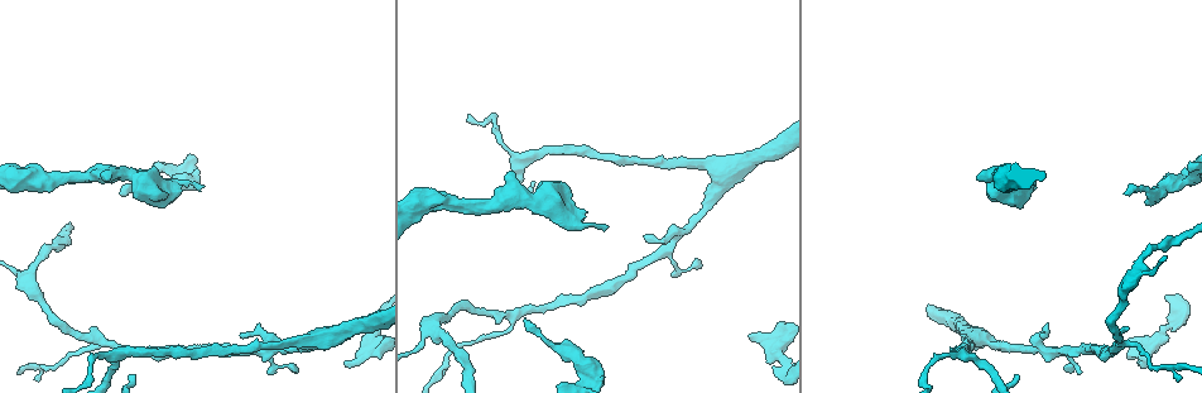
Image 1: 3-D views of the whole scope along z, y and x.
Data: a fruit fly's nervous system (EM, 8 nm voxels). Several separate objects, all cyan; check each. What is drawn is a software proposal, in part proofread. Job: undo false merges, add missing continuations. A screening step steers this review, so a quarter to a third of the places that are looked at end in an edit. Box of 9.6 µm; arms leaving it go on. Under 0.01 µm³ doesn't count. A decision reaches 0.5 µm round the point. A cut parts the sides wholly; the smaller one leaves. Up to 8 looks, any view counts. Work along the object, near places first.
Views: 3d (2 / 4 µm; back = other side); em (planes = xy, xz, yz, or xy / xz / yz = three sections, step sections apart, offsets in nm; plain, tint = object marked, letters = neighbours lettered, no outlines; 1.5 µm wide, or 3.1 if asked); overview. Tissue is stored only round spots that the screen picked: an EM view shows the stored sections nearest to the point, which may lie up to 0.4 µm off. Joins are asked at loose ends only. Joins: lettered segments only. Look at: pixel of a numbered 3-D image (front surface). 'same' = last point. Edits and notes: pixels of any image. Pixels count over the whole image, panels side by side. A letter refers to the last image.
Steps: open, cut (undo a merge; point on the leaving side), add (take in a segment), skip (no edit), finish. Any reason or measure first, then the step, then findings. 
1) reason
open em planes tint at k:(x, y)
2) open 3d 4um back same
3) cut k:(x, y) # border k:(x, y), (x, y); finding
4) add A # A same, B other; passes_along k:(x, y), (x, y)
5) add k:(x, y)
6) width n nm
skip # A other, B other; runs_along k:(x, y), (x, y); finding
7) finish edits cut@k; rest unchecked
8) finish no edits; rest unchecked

free end
open em planes plain at 1:(751, 334)

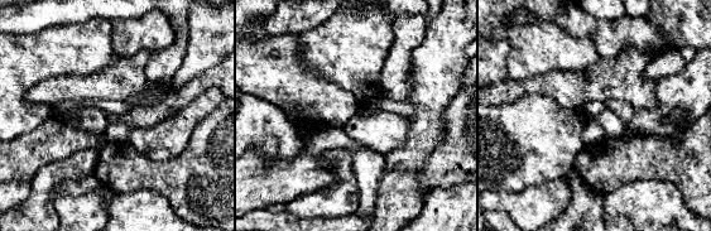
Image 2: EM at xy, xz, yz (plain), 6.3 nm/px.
open em planes letters same

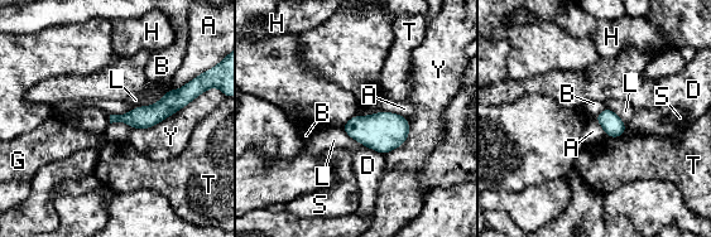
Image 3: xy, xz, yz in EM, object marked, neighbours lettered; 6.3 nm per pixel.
longest_contact B 420 nm
skip # A other, B other, D other, G other, H other, L other, S other, T other, Y other; border 3:(355, 115), (389, 111), (404, 117); none of them fits

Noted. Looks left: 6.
a fork
open em planes tint at 1:(521, 156)

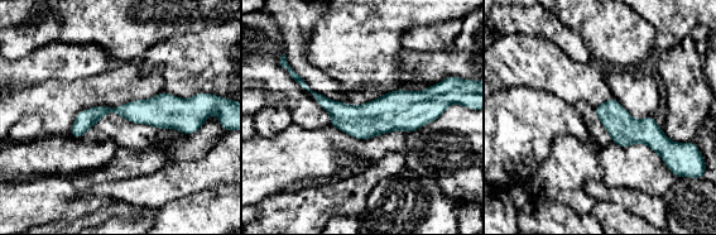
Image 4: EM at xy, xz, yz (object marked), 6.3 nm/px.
what lies round it
open em planes letters same

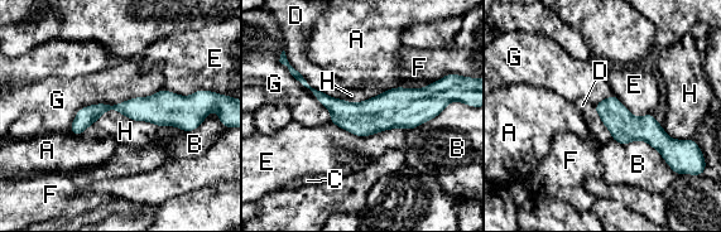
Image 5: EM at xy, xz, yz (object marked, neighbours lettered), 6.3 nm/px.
skip # A other, B other, C other, D other, E other, F other, G other, H other; one neuron here

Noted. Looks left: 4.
branch stops here
open em planes letters at 1:(120, 193)

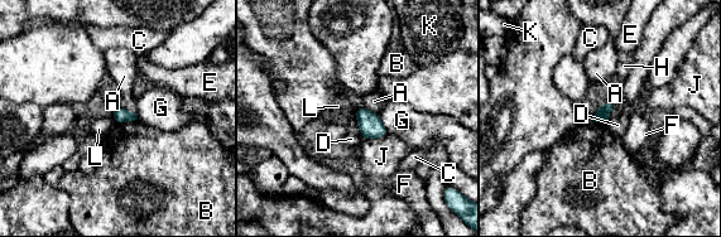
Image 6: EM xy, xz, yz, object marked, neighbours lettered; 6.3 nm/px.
skip # A other, B other, C other, D other, E other, F other, G other, H other, J other, K other, L other; no lettered segment goes on from it

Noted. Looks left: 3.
finish no edits; rest unchecked

